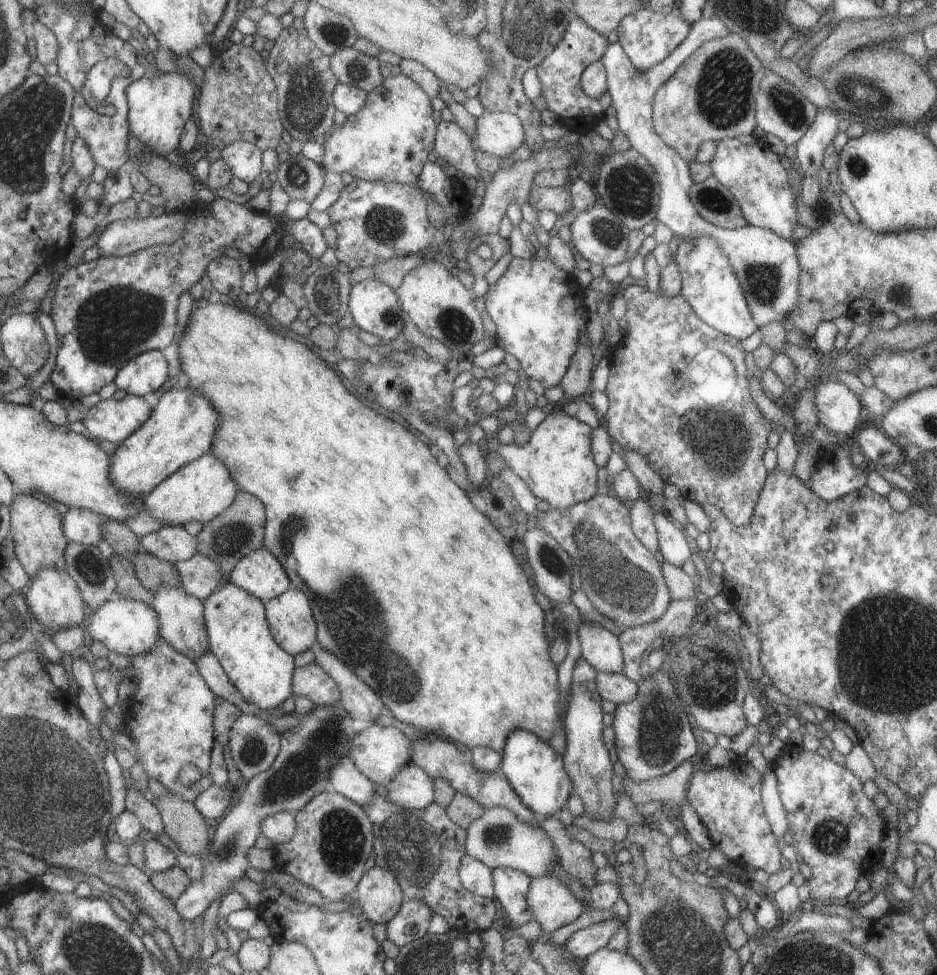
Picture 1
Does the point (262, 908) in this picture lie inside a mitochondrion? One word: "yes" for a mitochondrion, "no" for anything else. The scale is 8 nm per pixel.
no

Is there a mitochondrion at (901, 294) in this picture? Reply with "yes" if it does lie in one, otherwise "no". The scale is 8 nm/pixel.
yes

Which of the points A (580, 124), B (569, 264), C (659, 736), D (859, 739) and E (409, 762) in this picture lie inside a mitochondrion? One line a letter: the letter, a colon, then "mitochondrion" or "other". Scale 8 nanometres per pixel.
A: other
B: other
C: mitochondrion
D: other
E: other

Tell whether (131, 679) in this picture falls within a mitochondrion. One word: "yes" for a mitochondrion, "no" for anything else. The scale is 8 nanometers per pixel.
no

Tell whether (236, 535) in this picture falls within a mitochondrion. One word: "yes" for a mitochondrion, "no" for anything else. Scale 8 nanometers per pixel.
yes

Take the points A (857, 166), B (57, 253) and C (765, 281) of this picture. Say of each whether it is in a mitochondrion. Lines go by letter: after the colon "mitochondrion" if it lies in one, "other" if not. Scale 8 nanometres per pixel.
A: mitochondrion
B: other
C: mitochondrion

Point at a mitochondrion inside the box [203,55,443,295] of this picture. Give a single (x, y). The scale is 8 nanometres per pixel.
(307, 107)

